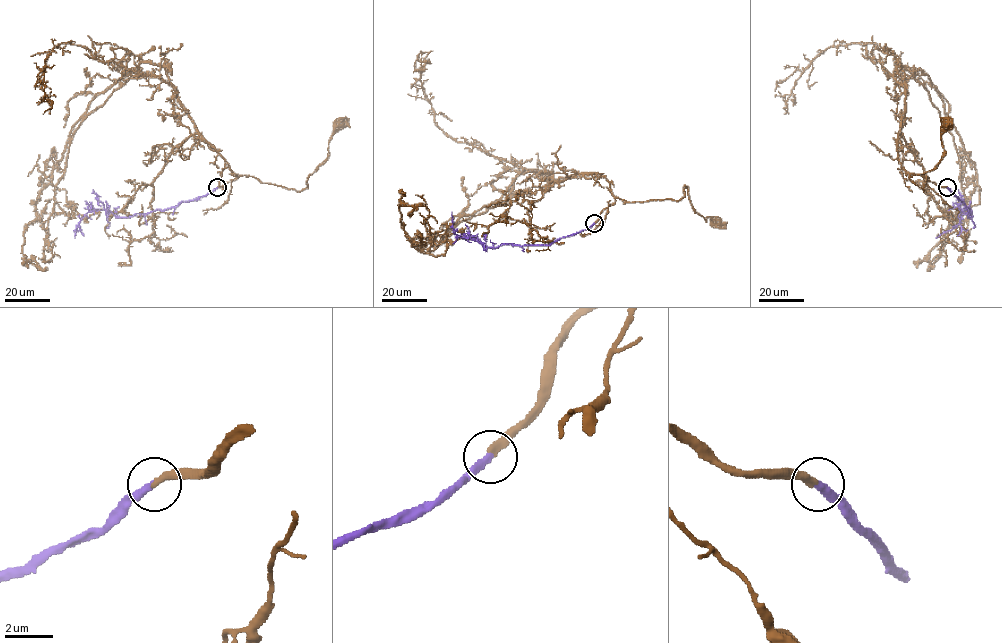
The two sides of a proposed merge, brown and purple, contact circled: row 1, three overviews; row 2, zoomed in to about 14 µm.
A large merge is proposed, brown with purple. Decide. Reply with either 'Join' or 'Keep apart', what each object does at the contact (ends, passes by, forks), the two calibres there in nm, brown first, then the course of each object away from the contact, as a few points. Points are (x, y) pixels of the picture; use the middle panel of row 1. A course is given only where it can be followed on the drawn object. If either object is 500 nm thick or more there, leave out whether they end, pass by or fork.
Join. At the ring brown ends. At the ring purple ends. Thickness 320 nm (brown) against 340 nm. Course of brown: (594, 223), (616, 198), (632, 202), (677, 201), (684, 195), (685, 186), (692, 208), (716, 223). Course of purple: (594, 223), (548, 245), (492, 248), (456, 236), (452, 212)

